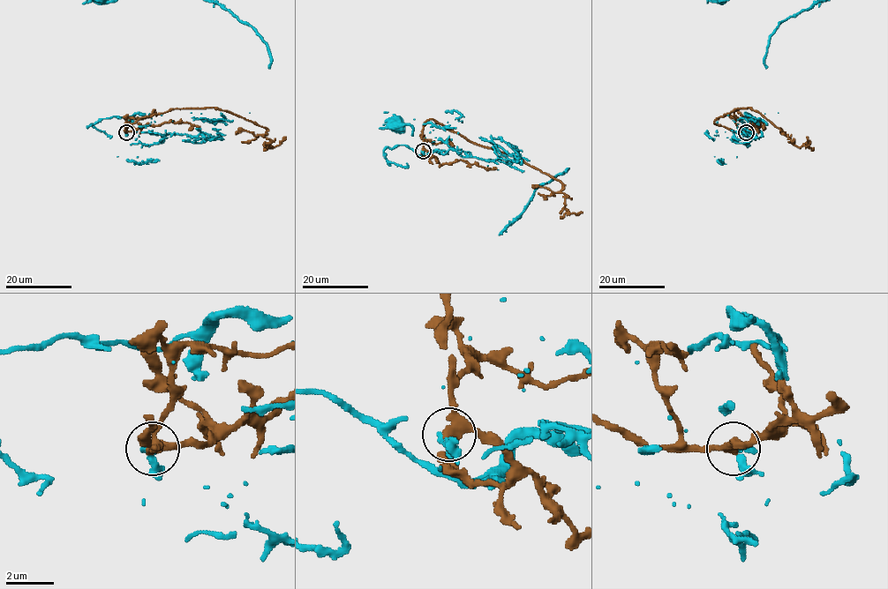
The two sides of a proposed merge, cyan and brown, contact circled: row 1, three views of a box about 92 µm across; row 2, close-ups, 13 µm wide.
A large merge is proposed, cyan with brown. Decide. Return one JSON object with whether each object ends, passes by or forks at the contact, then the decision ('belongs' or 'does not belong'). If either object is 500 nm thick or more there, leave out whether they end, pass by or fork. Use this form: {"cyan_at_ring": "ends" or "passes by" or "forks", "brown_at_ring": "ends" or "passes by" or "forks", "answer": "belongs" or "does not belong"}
{"cyan_at_ring": "ends", "brown_at_ring": "passes by", "answer": "does not belong"}

